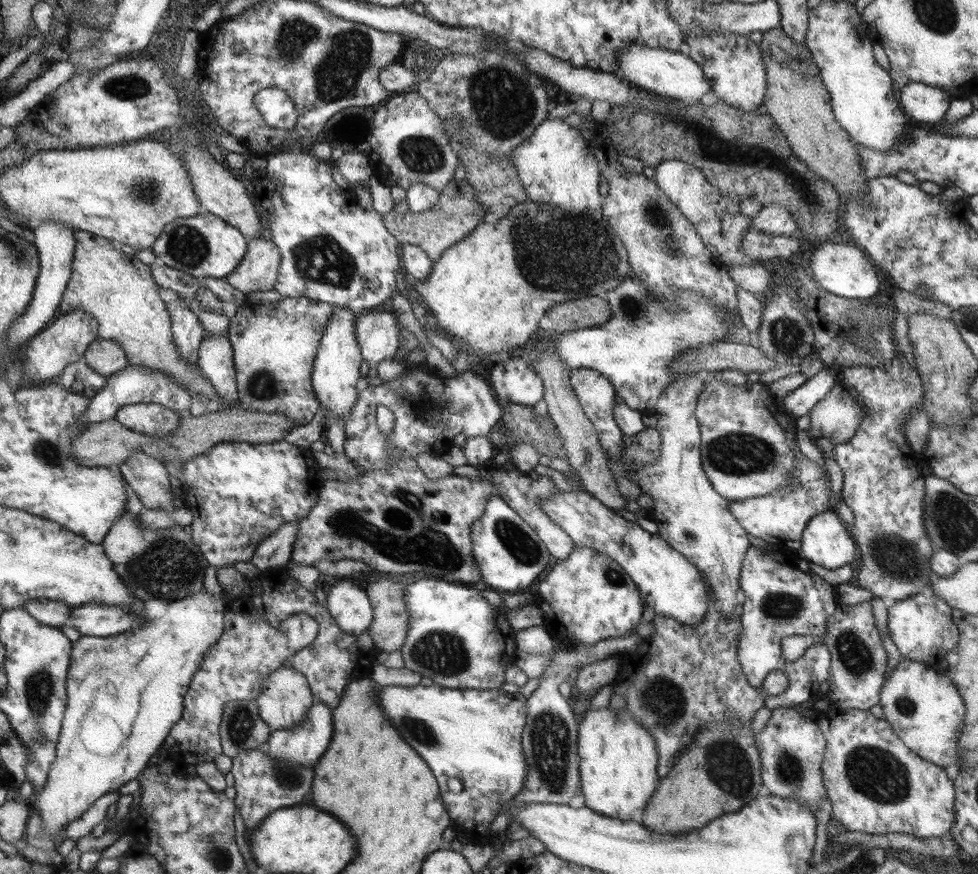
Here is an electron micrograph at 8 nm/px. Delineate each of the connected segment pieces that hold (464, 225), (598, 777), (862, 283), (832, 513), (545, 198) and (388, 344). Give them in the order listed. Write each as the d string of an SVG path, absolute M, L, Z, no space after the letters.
M464 179L448 184L448 186L440 192L440 198L430 210L424 212L408 211L406 214L398 213L395 210L390 211L384 216L385 227L389 229L401 243L419 246L433 261L440 259L444 252L452 247L453 244L460 243L462 239L468 238L487 215L478 197L476 197L476 192L473 191L473 185L470 185L468 182L469 180Z
M609 707L588 709L577 726L577 749L578 756L581 756L578 765L580 788L586 808L624 821L631 820L635 812L645 808L660 779L657 773L658 753L653 736L628 711L620 710L616 713Z
M844 240L823 242L810 258L813 279L824 290L848 299L870 298L878 292L880 282L874 266L875 264L860 247Z
M834 508L814 516L796 546L802 565L809 561L835 569L857 561L856 541Z
M562 118L546 119L526 140L511 152L512 164L525 188L527 198L543 202L564 212L584 212L600 209L603 196L600 195L600 167L590 142L576 127Z
M393 311L364 312L356 319L354 332L362 350L362 358L374 368L380 360L392 359L398 350L400 324Z

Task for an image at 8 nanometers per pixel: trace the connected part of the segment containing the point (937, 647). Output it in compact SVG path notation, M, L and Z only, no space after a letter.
M924 587L914 596L899 600L887 610L887 630L902 658L933 664L953 651L959 641L959 630L952 620L952 611L941 598Z

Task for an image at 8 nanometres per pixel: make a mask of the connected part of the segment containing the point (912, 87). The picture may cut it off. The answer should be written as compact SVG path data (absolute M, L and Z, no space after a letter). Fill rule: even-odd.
M910 82L897 89L901 109L918 122L944 120L951 96L943 90L920 82Z

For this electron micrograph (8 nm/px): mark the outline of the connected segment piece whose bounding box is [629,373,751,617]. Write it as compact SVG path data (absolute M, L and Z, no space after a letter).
M705 373L696 374L678 374L676 381L666 389L666 393L660 395L660 399L654 406L654 412L658 413L657 428L662 437L662 446L660 456L654 461L654 464L644 465L638 470L629 470L629 479L639 484L644 494L652 497L654 506L650 510L647 518L656 522L658 525L658 534L664 539L676 552L684 555L698 572L705 576L707 584L713 590L715 596L715 608L723 614L722 617L731 616L736 606L745 599L745 594L739 585L739 576L743 565L746 551L751 544L748 541L748 533L736 521L736 518L730 513L730 501L720 496L712 483L708 480L706 473L702 470L702 461L700 455L700 446L702 446L702 433L700 433L699 422L696 419L696 406L698 398L702 394Z

